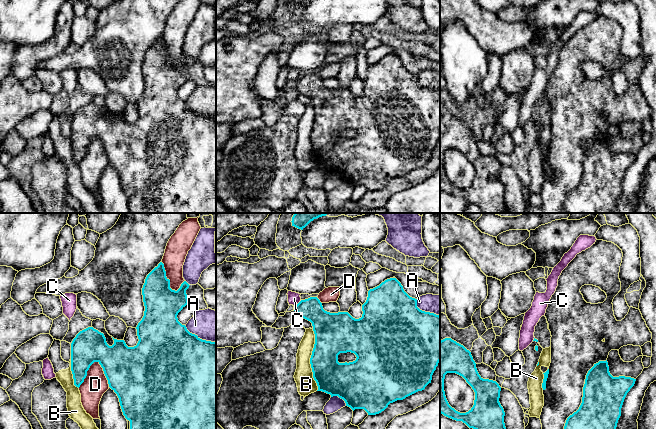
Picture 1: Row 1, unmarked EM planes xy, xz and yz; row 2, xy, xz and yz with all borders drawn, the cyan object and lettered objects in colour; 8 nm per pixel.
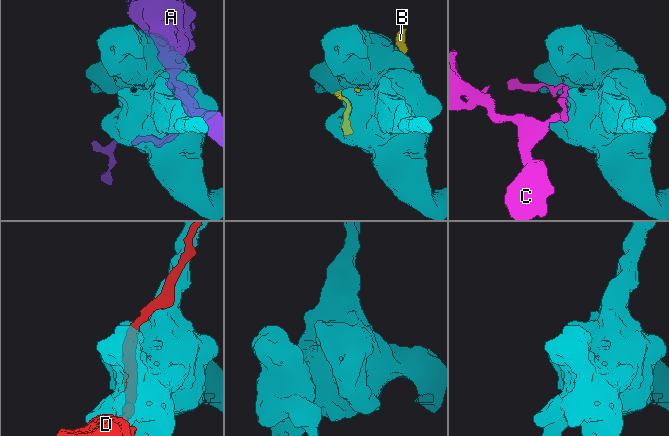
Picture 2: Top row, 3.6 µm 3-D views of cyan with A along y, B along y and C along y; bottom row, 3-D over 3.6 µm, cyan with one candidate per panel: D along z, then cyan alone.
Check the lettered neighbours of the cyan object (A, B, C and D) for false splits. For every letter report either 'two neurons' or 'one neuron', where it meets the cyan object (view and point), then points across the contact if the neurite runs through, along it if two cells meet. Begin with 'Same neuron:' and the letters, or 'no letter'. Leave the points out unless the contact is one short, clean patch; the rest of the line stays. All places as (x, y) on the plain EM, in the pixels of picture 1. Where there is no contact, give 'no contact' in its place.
Same neuron: no letter
A: two neurons; contact xy (199, 114)
B: two neurons; contact xz (310, 136)
C: two neurons; contact xz (298, 79); border xz (301, 76), (294, 82)
D: two neurons; contact xy (86, 149)

